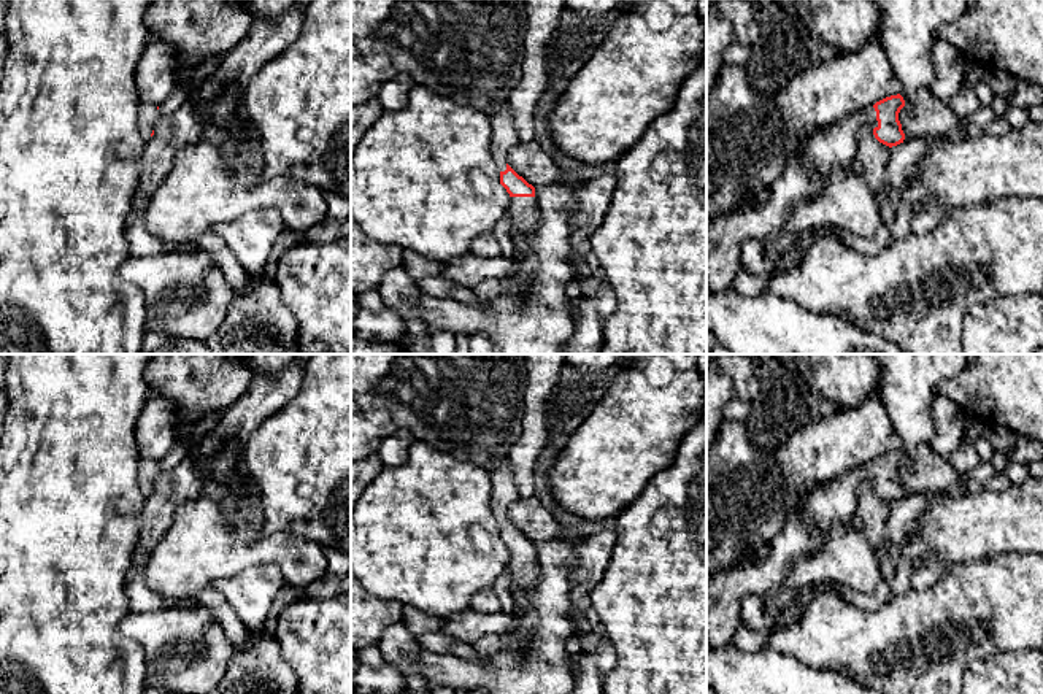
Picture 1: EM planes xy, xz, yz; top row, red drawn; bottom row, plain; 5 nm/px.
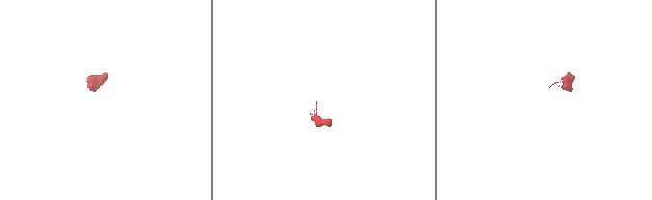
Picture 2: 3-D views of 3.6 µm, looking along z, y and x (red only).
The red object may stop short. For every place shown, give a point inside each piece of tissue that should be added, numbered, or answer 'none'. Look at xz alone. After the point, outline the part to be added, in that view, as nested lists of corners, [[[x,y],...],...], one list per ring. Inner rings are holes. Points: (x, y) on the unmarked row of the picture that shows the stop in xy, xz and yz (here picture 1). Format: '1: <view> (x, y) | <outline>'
1: xz (504, 488) | [[[510,459],[486,467],[492,483],[491,508],[500,527],[506,526],[508,508],[519,499]]]
2: xz (523, 567) | [[[511,553],[506,570],[510,572],[510,591],[516,602],[516,610],[524,610],[529,605],[525,594],[540,575],[537,554]]]

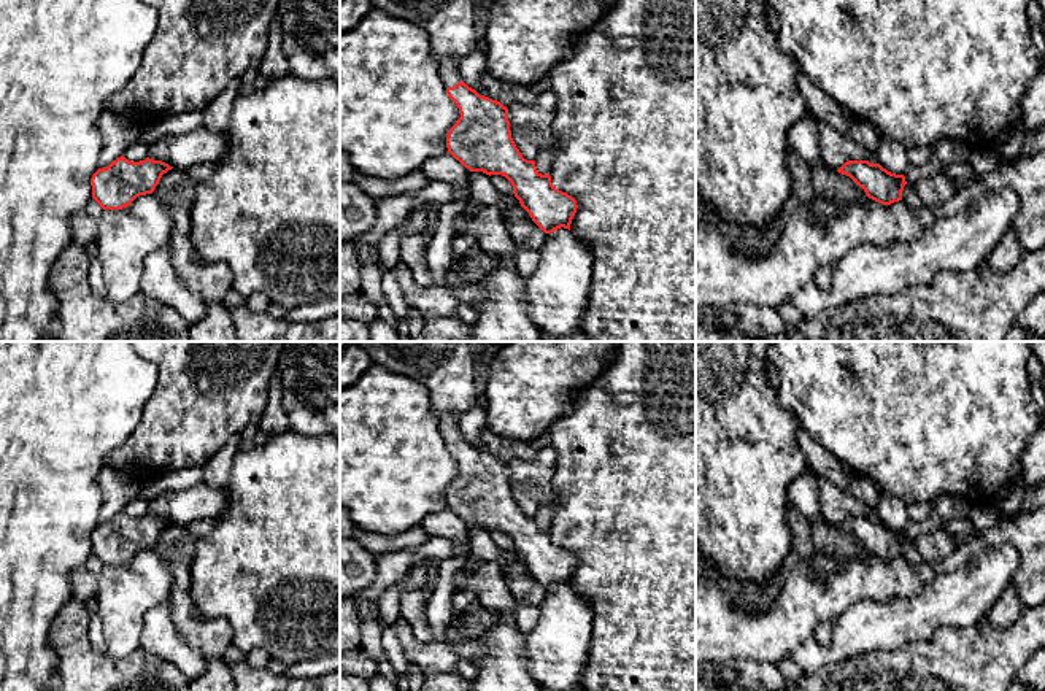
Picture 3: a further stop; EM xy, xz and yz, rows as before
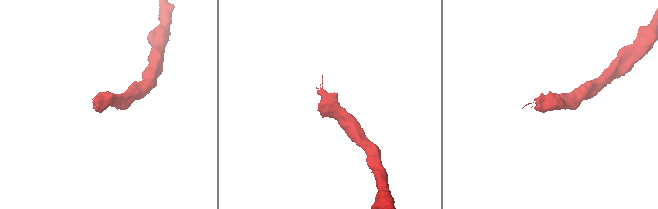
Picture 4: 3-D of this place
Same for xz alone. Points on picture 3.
1: xz (450, 431) | [[[446,416],[440,419],[440,435],[443,437],[445,443],[453,443],[462,437],[459,429],[459,421],[453,416]]]

